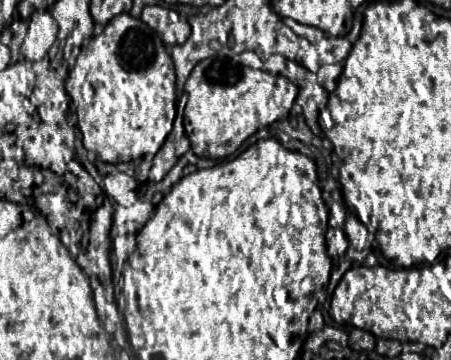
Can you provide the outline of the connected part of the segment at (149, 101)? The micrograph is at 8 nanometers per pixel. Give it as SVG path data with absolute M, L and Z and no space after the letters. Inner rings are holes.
M130 14L112 18L100 36L94 36L86 46L82 46L76 64L68 74L66 92L76 106L78 130L82 134L84 148L94 152L102 162L132 162L146 154L156 154L172 132L177 114L174 62L160 36L140 18Z

